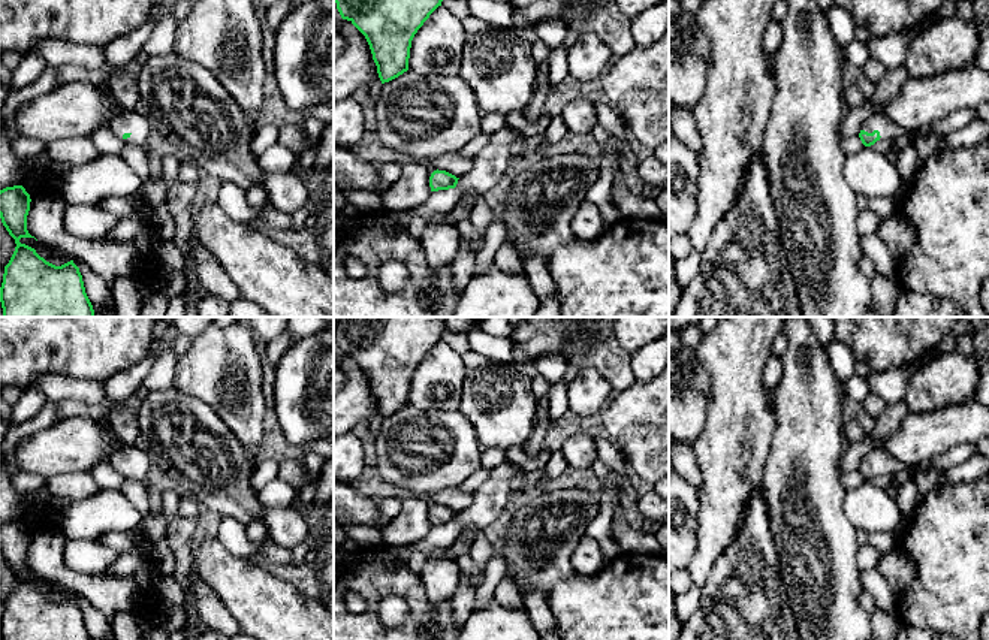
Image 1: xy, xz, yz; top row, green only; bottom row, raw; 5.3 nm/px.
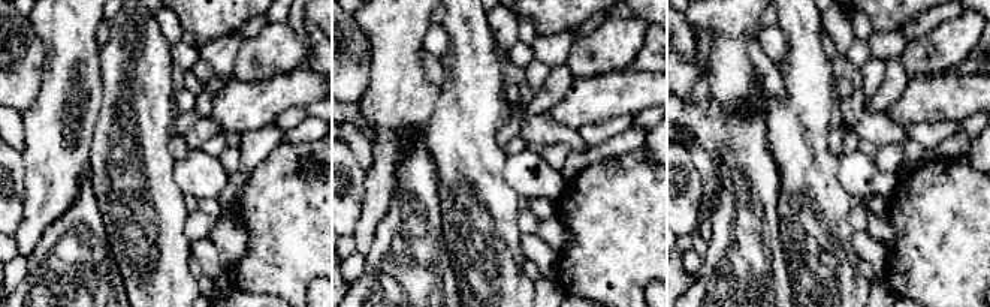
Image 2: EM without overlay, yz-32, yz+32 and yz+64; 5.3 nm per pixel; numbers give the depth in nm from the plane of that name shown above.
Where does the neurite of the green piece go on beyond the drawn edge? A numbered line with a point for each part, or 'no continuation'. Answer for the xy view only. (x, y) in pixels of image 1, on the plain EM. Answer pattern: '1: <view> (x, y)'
1: xy (130, 456)

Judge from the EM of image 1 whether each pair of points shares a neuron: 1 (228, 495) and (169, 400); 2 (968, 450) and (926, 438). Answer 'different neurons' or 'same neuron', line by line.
1: same neuron
2: different neurons

